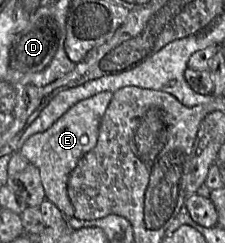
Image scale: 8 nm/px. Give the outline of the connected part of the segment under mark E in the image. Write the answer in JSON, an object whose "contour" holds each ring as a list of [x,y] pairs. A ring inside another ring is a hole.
{"contour":[[[103,91],[79,101],[49,129],[31,135],[19,150],[30,164],[38,168],[46,199],[56,205],[65,218],[74,217],[74,208],[67,193],[69,175],[79,160],[96,146],[100,122],[112,97],[113,92]]]}

